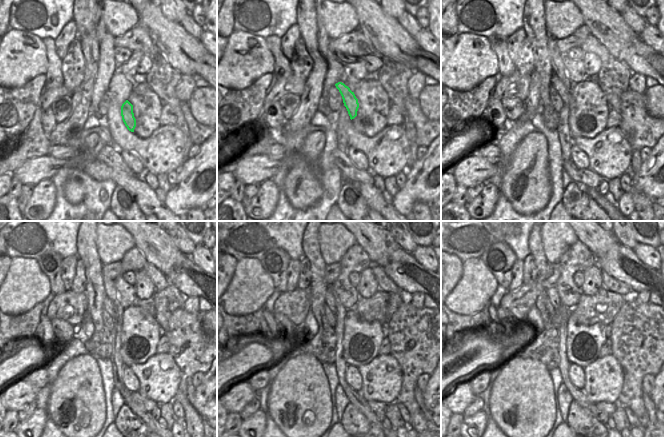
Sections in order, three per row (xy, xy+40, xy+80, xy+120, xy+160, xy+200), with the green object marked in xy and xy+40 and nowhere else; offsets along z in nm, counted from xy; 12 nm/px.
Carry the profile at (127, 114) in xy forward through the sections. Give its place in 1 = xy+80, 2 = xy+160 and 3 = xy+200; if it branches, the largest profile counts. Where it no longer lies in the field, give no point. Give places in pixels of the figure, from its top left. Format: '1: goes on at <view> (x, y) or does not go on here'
1: goes on at xy+80 (566, 96)
2: goes on at xy+160 (329, 297)
3: goes on at xy+200 (552, 292)

